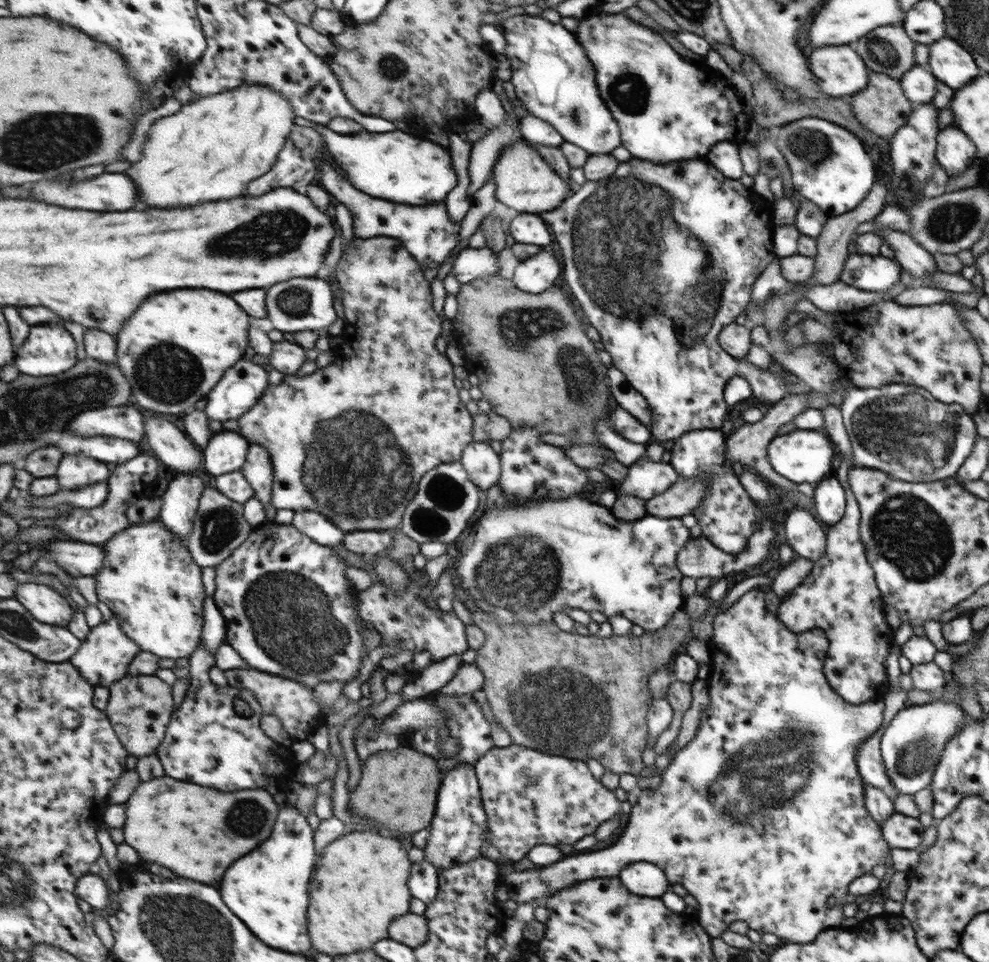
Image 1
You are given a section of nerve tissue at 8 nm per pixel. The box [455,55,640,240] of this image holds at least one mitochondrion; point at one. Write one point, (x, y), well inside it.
(575, 115)

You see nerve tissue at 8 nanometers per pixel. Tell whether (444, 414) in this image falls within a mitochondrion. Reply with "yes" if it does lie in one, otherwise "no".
no

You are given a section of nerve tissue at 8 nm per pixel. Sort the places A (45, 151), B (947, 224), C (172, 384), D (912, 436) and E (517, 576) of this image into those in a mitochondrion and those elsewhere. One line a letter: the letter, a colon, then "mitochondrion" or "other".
A: mitochondrion
B: mitochondrion
C: mitochondrion
D: mitochondrion
E: mitochondrion

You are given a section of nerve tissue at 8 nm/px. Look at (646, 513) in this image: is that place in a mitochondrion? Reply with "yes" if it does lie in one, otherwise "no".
no

